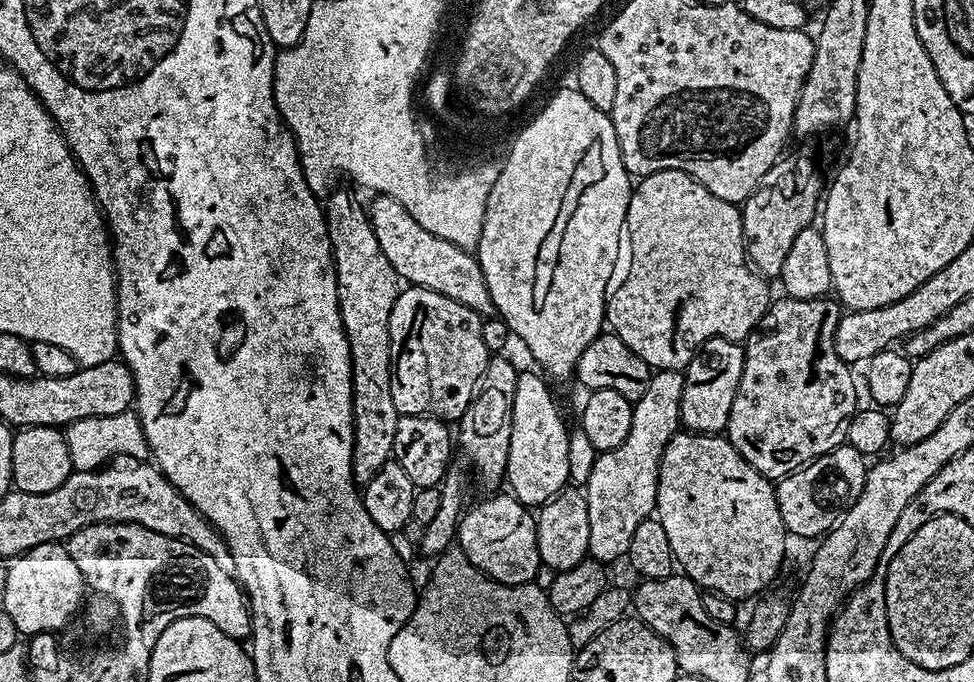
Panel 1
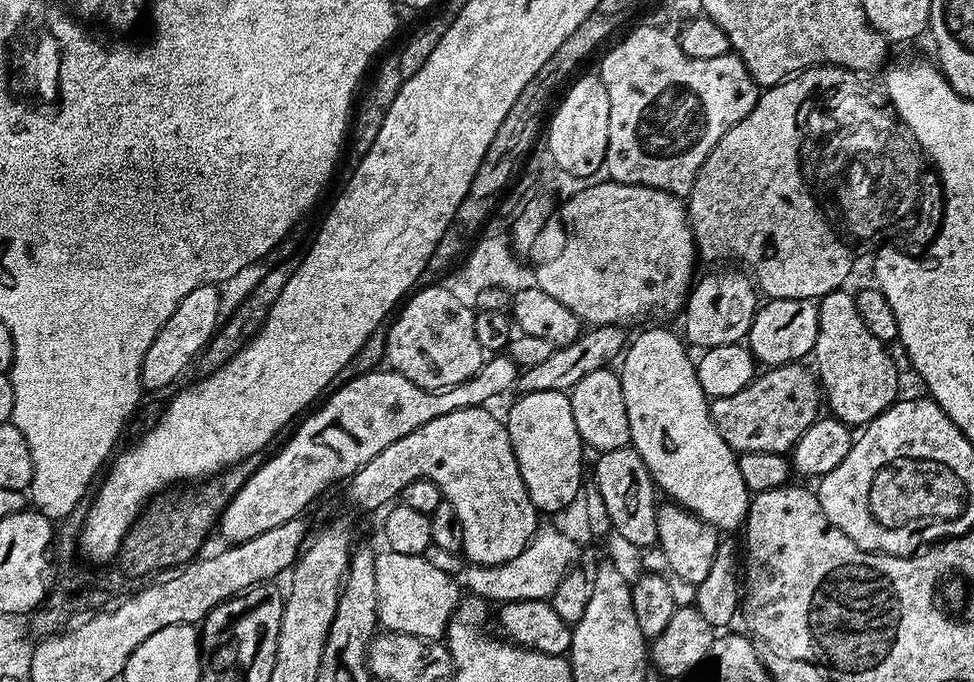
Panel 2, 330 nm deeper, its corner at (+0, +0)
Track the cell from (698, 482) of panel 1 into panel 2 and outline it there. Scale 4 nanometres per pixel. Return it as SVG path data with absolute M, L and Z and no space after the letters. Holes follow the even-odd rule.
M648 328L633 340L631 337L622 353L618 375L622 382L622 398L626 398L626 418L630 418L630 444L642 462L646 462L657 489L663 495L665 492L668 495L665 497L671 503L680 504L687 512L693 512L721 533L732 534L748 517L750 493L746 482L742 482L737 453L733 452L714 426L710 400L696 377L693 357L688 357L689 349L685 341L677 333L676 336L668 328Z

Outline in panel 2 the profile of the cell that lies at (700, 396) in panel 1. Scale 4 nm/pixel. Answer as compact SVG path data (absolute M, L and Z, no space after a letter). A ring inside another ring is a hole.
M768 300L757 307L748 327L746 347L753 360L764 366L791 364L811 357L818 338L818 304L815 300Z

